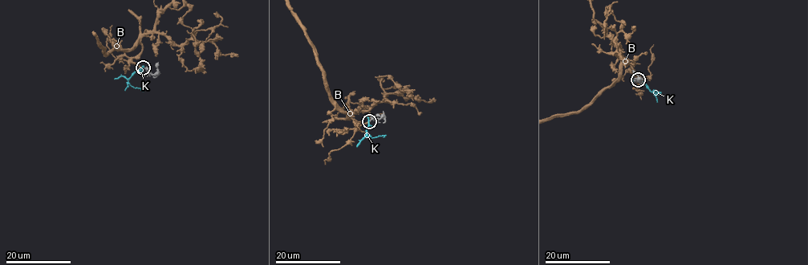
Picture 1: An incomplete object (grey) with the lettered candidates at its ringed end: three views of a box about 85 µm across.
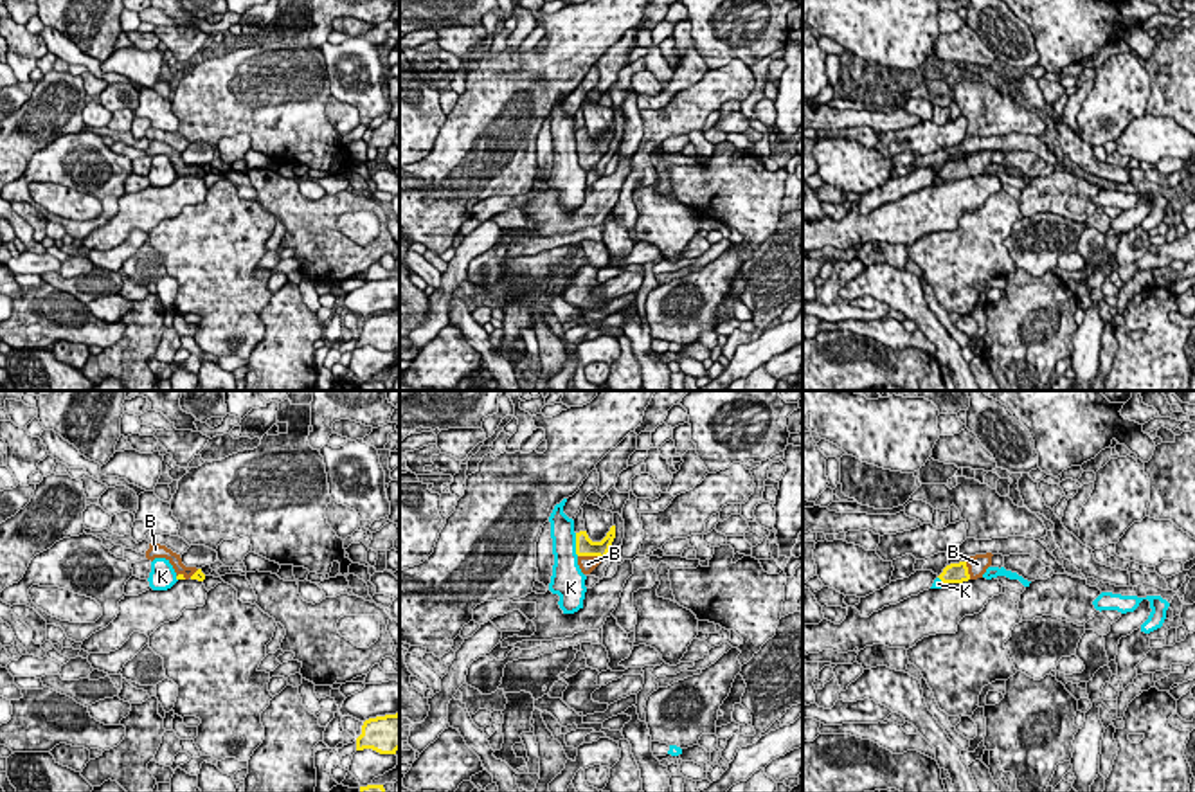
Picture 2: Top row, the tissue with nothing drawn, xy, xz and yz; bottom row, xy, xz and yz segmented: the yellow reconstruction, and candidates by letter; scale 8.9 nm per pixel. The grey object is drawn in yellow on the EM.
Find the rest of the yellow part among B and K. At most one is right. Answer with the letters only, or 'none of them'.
B

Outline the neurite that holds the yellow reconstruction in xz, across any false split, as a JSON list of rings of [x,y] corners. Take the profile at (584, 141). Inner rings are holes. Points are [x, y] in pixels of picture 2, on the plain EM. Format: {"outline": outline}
{"outline": [[[615,122],[610,124],[601,139],[592,139],[587,128],[576,130],[578,162],[583,171],[590,171],[601,160],[601,157],[608,151],[614,135]]]}

